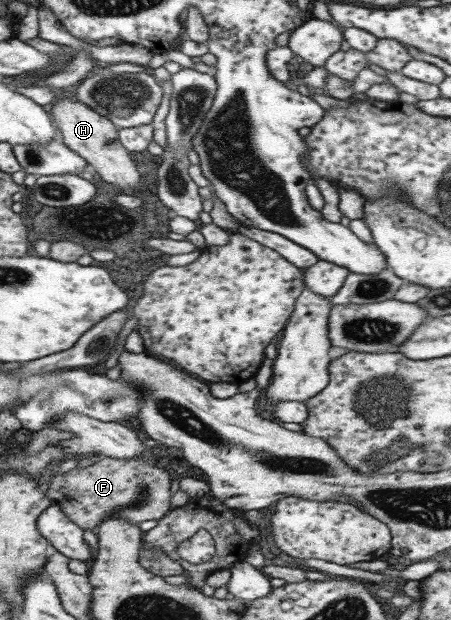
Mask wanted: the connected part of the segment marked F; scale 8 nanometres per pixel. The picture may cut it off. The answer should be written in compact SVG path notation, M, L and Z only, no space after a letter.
M152 454L136 458L111 458L105 456L85 468L71 469L65 474L52 474L44 493L53 505L57 505L79 528L90 529L96 534L96 526L102 518L113 515L123 517L134 525L145 520L158 521L169 507L170 478L157 467L159 458Z

